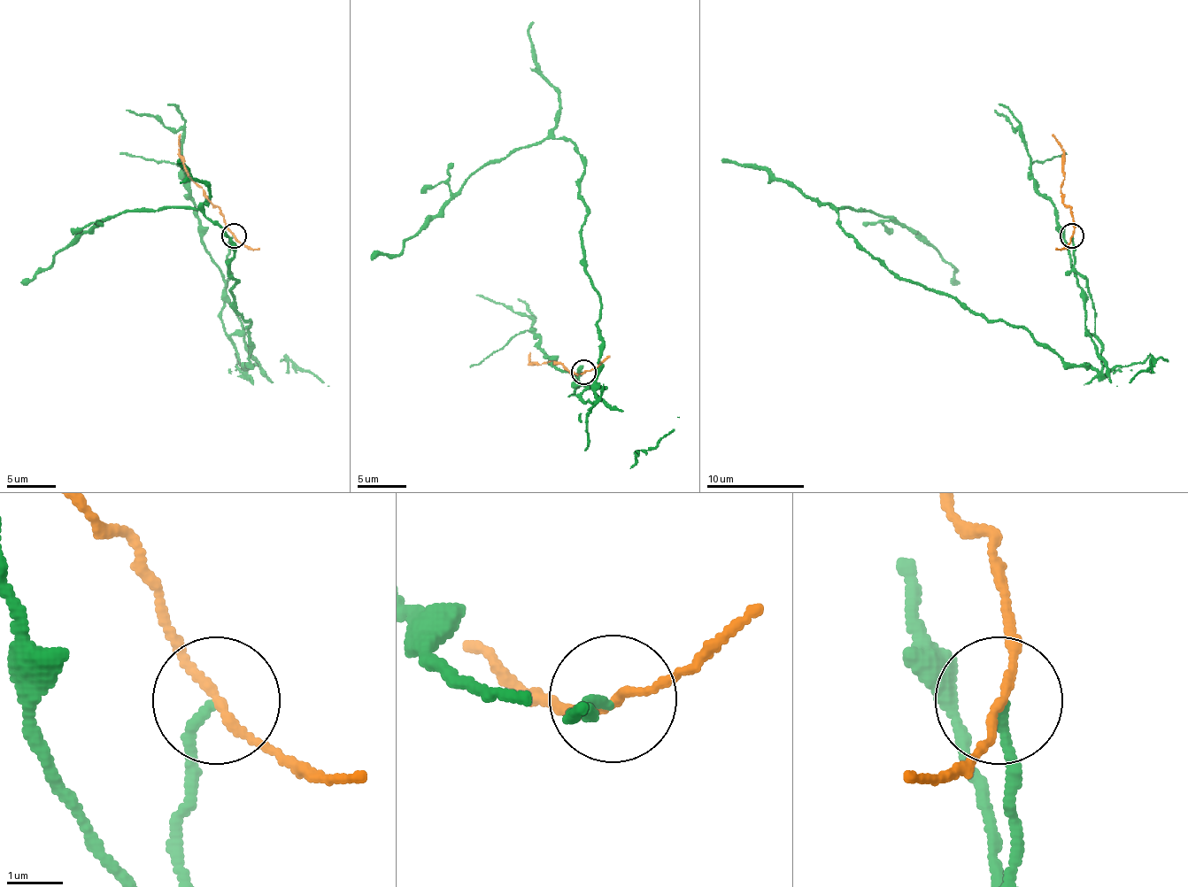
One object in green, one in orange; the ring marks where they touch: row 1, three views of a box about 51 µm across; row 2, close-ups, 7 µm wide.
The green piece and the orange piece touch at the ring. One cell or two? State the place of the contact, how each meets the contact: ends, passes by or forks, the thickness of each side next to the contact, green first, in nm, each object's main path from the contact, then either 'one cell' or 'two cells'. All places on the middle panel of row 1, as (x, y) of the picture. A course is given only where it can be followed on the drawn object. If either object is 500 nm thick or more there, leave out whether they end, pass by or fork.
at (583, 372); green ends there; orange passes by; 160 nm thick on the green side, 140 nm on the other; green runs (583, 371), (571, 396), (593, 400), (600, 293), (568, 139), (512, 149), (371, 258); orange runs (583, 371), (571, 371), (556, 361), (529, 364), (529, 351); two cells

